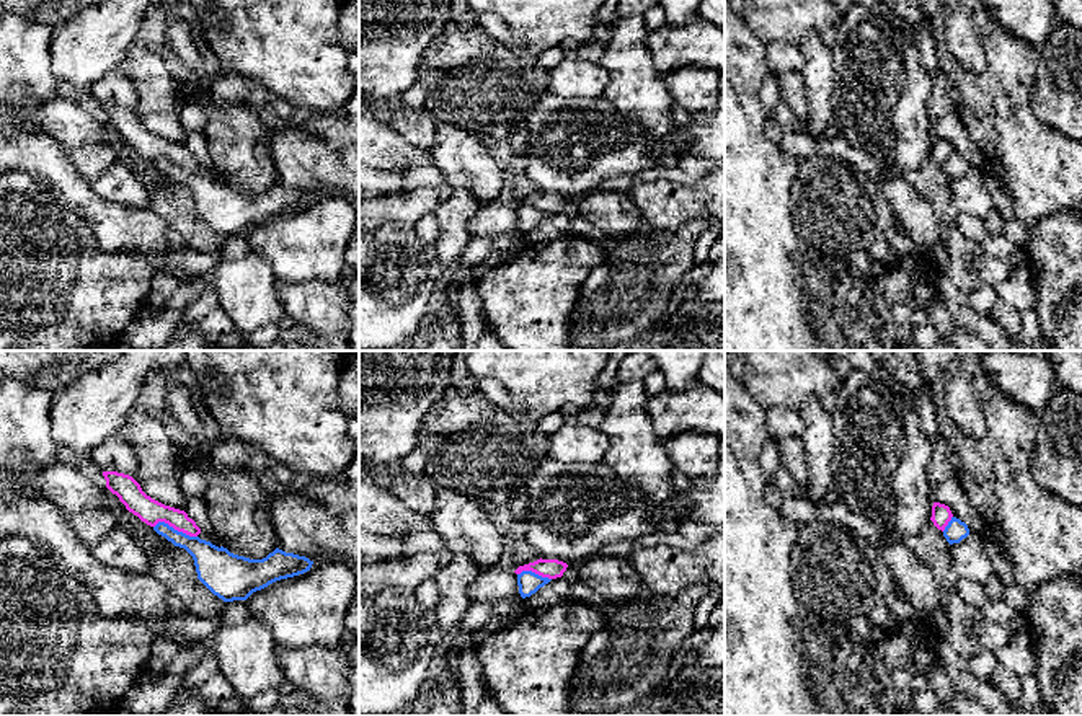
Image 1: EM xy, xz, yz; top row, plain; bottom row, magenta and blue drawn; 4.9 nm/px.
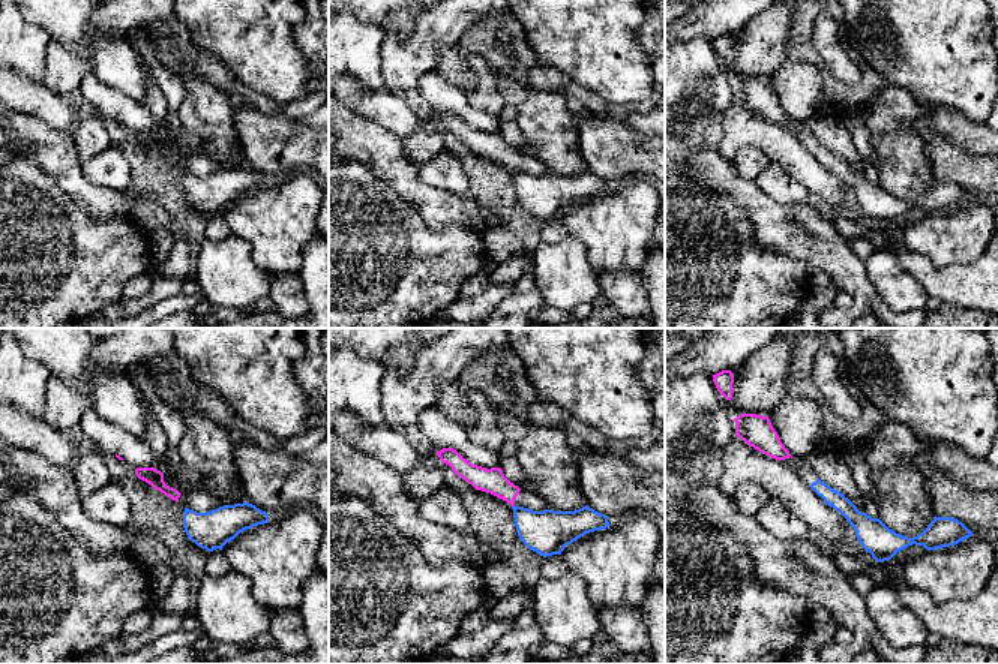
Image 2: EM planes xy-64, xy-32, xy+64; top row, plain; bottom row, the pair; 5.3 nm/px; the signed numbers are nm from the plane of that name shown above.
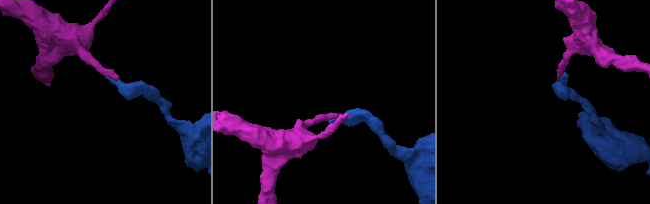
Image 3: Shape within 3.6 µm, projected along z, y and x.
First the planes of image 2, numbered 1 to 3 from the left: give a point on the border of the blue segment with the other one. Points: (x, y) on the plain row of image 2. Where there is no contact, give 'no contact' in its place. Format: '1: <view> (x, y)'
1: no contact
2: no contact
3: no contact

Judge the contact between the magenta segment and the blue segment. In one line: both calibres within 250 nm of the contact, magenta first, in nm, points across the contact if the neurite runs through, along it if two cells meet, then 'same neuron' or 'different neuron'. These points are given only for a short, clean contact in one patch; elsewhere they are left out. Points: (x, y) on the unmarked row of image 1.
120/170 nm | along xy (154, 160), (167, 157), (177, 165), (196, 172) | different neuron

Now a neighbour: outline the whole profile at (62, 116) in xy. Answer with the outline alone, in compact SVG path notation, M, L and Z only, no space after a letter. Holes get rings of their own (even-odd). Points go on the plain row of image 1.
M60 93L34 109L31 116L70 153L88 144L108 145L114 153L114 161L129 166L147 188L144 176L153 166L153 161L129 147L108 122L100 122L90 116L73 95Z

